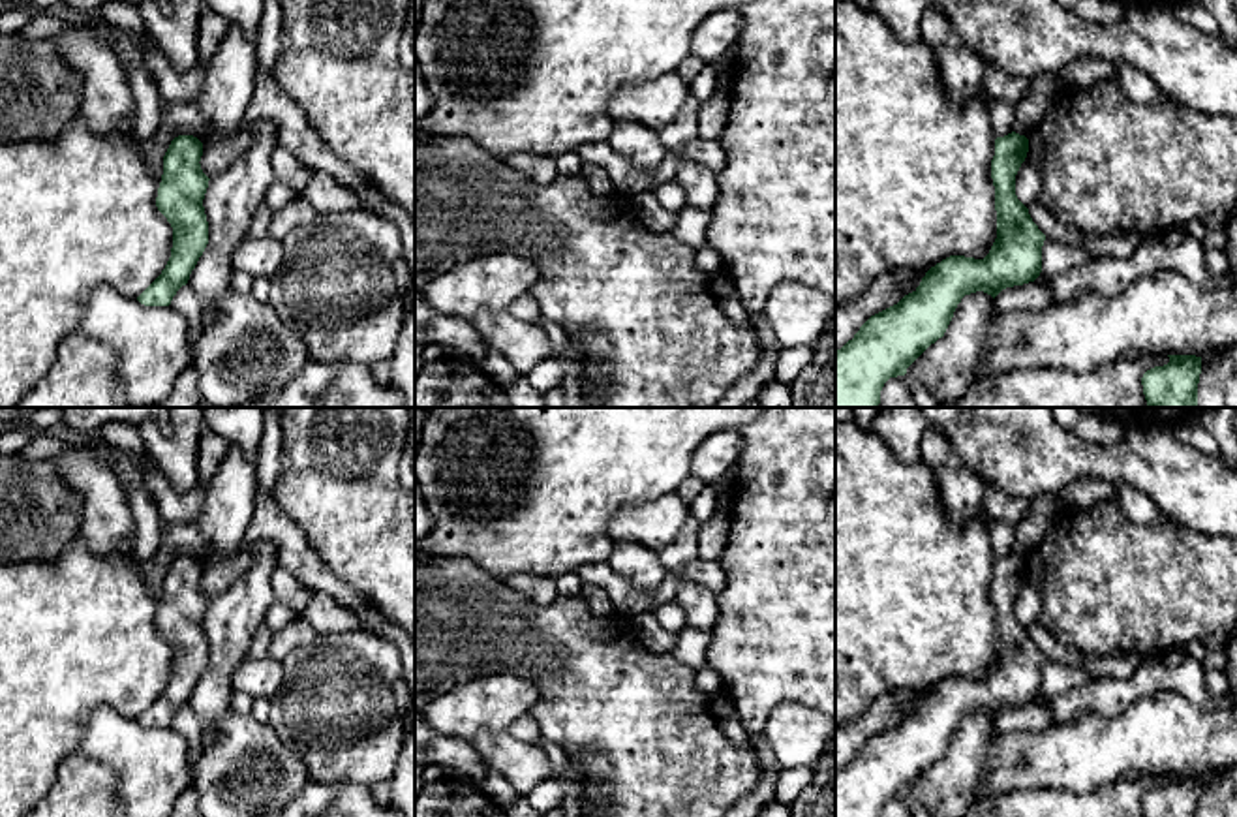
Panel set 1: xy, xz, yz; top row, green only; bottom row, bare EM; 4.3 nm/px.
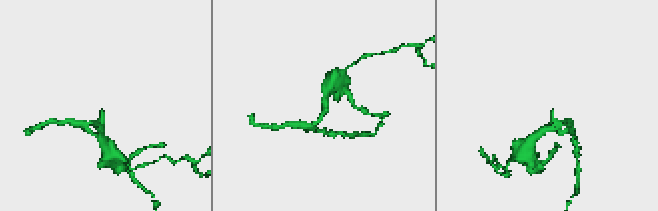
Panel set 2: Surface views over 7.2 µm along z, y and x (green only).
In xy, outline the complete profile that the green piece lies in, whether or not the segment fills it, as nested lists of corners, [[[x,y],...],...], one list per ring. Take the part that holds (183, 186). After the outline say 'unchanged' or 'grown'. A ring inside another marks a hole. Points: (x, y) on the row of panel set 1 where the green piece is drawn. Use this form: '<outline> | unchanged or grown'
[[[193,135],[175,137],[163,156],[163,175],[156,207],[173,227],[173,248],[161,274],[137,297],[145,306],[169,306],[176,291],[188,284],[191,270],[208,244],[208,222],[203,199],[210,178],[201,169],[201,156],[203,143]]] | unchanged

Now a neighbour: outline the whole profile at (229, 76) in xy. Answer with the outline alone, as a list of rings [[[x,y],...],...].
[[[229,26],[218,51],[203,66],[205,85],[195,105],[208,122],[206,133],[199,137],[206,146],[238,133],[257,81],[255,41],[238,26]]]

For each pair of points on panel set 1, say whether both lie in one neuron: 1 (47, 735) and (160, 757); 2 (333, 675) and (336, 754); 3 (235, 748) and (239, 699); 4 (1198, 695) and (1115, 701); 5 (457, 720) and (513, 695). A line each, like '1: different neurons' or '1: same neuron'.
1: different neurons
2: same neuron
3: different neurons
4: same neuron
5: same neuron

